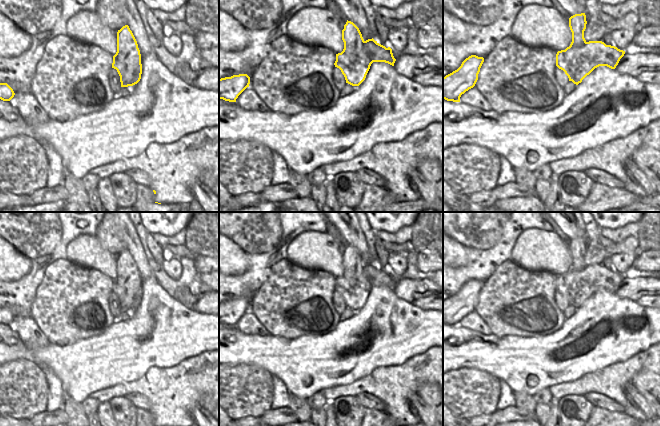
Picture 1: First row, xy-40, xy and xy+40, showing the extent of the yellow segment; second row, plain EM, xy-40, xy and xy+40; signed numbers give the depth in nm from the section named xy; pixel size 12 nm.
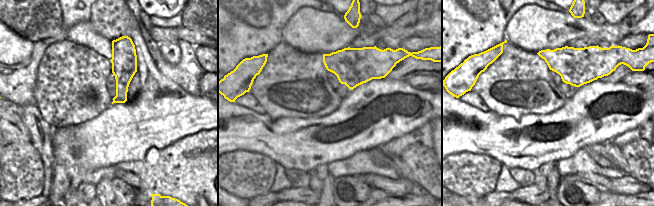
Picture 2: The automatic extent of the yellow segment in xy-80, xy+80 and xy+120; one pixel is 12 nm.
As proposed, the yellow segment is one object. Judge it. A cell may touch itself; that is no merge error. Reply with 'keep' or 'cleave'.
cleave

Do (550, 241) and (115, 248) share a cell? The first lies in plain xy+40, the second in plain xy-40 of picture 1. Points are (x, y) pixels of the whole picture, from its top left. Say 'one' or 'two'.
two

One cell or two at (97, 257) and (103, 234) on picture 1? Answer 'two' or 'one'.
two

